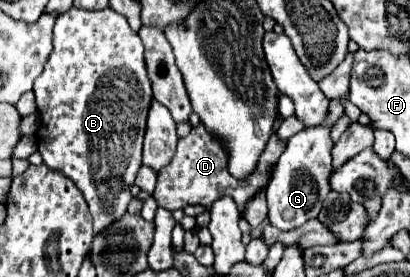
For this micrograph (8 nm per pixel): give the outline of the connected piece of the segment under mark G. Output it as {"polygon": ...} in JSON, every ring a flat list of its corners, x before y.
{"polygon":[[335,97,329,101,327,117,317,127,307,127,305,131,293,135,287,143,287,149,279,157,271,183,267,187,267,205,269,205,269,223,275,225,281,231,291,231,301,227,305,221,315,219,321,211,321,203,331,191,329,187,329,175,331,175,331,149,333,141,329,137,331,127,337,123,337,119,345,113,343,103,347,97]]}

